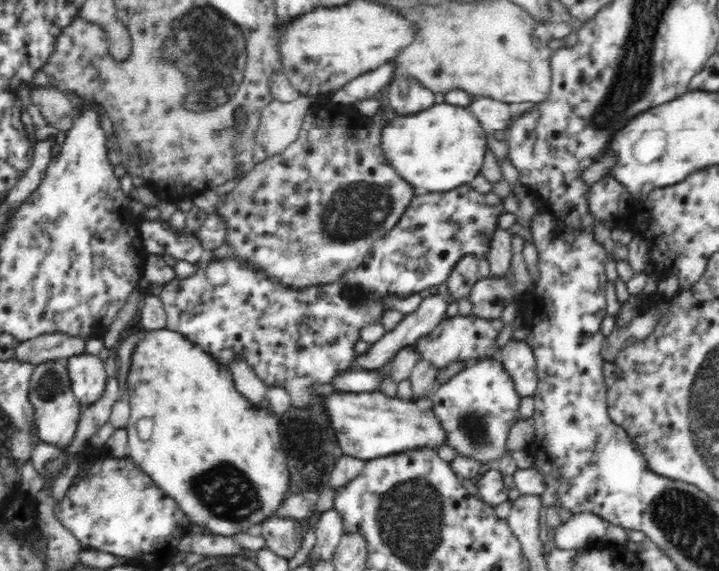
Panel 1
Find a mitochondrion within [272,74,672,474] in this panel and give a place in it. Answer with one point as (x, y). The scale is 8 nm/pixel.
(366, 206)

